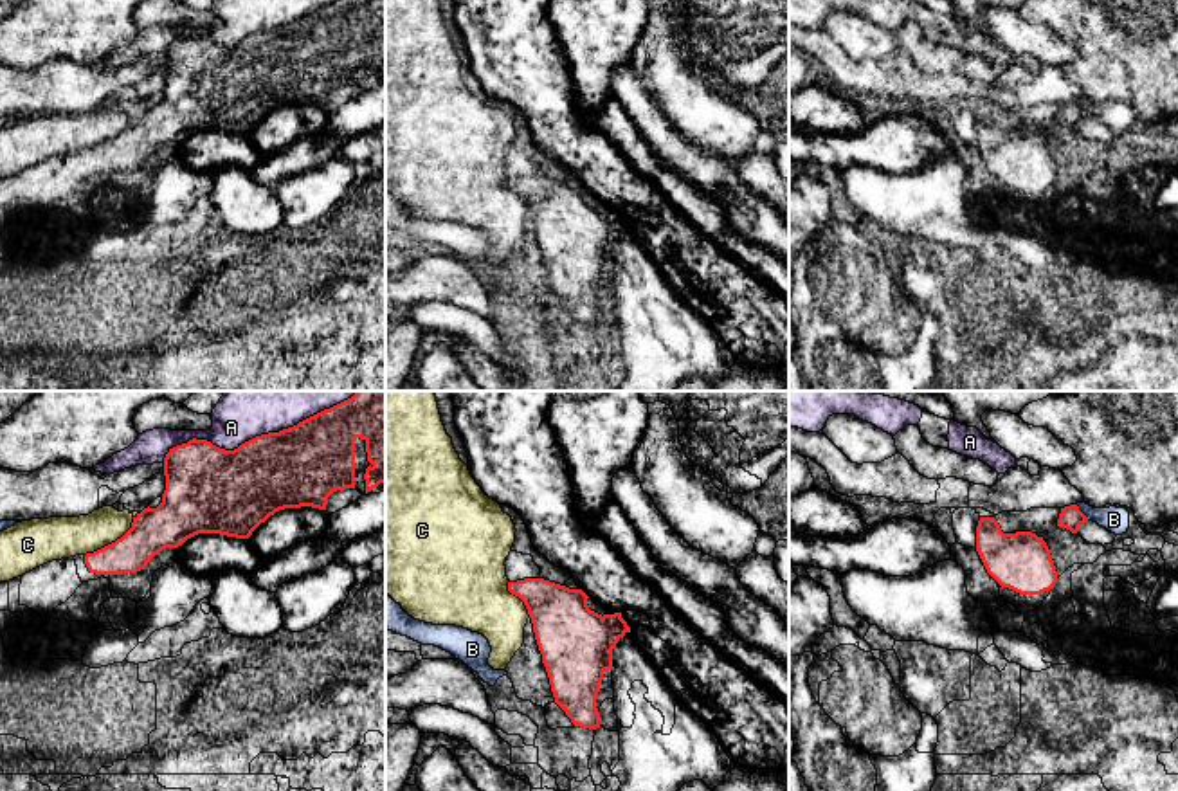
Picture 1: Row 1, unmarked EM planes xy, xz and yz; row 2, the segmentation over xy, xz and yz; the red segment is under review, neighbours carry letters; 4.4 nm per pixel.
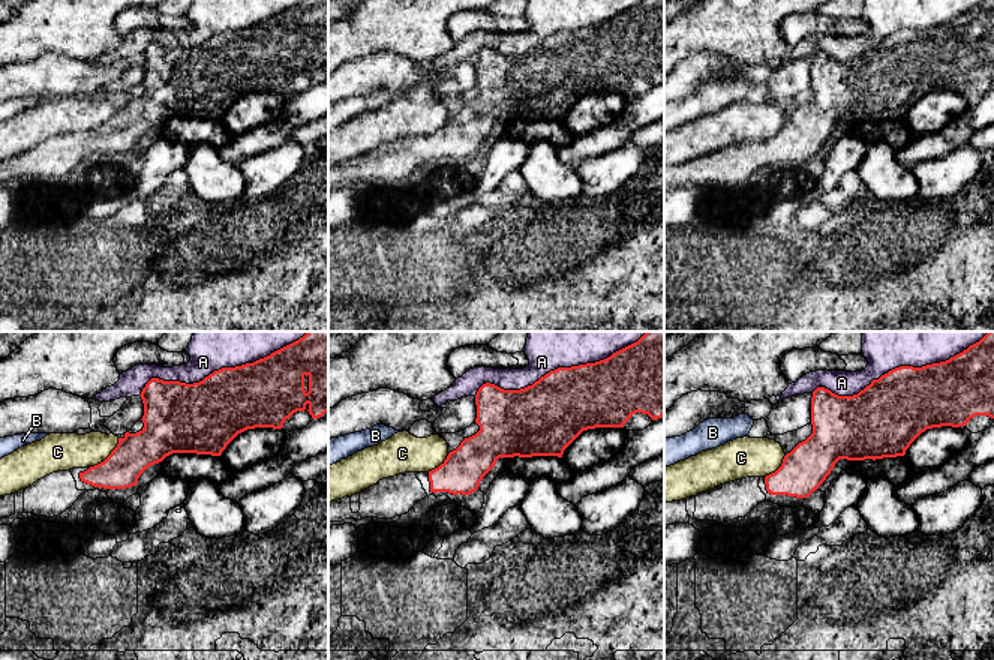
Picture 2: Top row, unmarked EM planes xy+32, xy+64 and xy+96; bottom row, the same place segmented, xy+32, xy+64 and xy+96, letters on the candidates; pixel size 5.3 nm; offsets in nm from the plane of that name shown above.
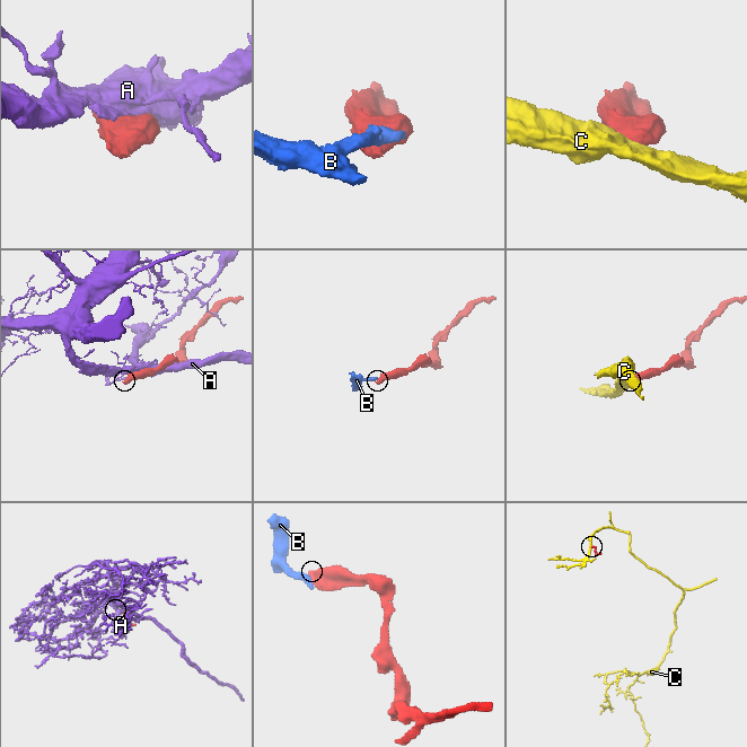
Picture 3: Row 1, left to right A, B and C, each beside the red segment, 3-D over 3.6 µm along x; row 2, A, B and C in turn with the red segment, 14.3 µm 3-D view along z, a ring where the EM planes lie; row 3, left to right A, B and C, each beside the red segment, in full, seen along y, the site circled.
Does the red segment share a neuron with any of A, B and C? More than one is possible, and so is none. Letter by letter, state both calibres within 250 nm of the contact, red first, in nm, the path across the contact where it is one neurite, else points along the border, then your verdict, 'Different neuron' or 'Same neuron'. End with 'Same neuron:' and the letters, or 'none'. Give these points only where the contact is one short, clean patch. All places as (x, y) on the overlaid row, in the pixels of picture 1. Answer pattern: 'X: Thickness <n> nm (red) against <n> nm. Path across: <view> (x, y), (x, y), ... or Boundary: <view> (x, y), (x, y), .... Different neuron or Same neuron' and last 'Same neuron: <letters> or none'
A: Thickness 360 nm (red) against 360 nm. Different neuron
B: Thickness 110 nm (red) against 110 nm. Boundary: yz (1076, 503), (1088, 519). Different neuron
C: Thickness 190 nm (red) against 190 nm. Boundary: xy (134, 518), (132, 525), (119, 537), (85, 555). Different neuron
Same neuron: none

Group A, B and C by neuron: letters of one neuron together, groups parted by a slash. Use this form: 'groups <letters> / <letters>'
groups A / B / C

